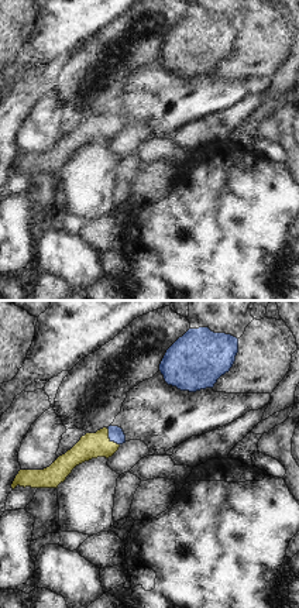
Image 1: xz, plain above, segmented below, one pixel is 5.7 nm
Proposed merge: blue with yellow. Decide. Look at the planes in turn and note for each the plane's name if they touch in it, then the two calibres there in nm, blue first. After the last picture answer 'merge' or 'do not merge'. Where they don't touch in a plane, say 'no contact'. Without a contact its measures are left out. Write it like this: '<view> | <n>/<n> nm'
xz | 90/140 nm

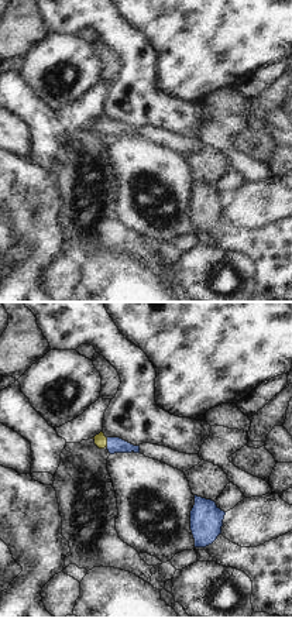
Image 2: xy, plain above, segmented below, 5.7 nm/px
xy | 100/80 nm

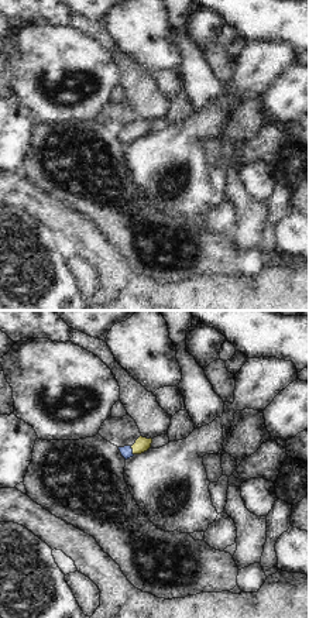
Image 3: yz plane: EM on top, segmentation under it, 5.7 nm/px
yz | 70/90 nm

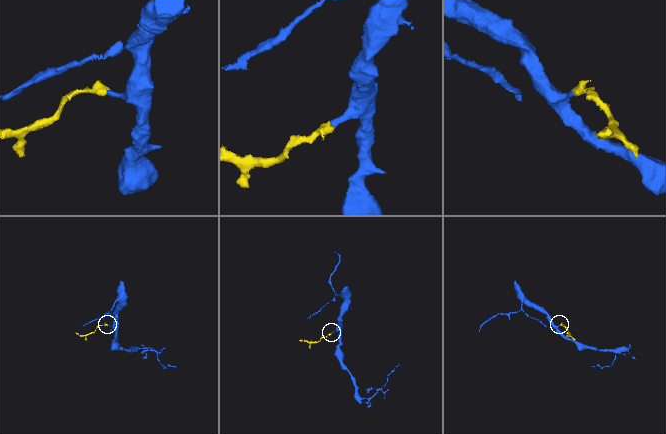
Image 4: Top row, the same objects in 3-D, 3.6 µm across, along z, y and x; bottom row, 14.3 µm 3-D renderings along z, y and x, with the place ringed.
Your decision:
merge

